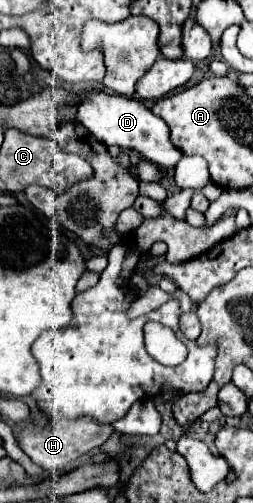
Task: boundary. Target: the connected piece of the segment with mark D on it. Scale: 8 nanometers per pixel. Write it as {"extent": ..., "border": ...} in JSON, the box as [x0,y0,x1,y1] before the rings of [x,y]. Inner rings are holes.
{"extent":[78,91,182,171],"border":[[[88,91],[88,101],[84,101],[78,109],[80,121],[100,143],[104,145],[120,145],[138,151],[148,161],[160,165],[164,171],[174,169],[176,161],[182,157],[182,153],[172,145],[168,125],[150,111],[148,105],[144,105],[140,99],[132,97],[120,97],[120,95],[108,95],[104,91]]]}

